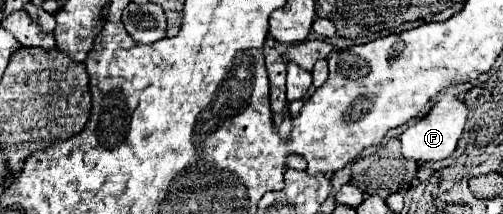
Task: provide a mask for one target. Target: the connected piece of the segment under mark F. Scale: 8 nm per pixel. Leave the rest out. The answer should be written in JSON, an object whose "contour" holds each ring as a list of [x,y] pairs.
{"contour":[[[454,94],[440,96],[440,100],[430,108],[430,112],[424,118],[420,118],[414,126],[406,128],[400,134],[402,156],[416,162],[438,162],[448,158],[458,144],[458,138],[464,130],[466,116],[468,116],[468,108],[460,98],[456,98]]]}

